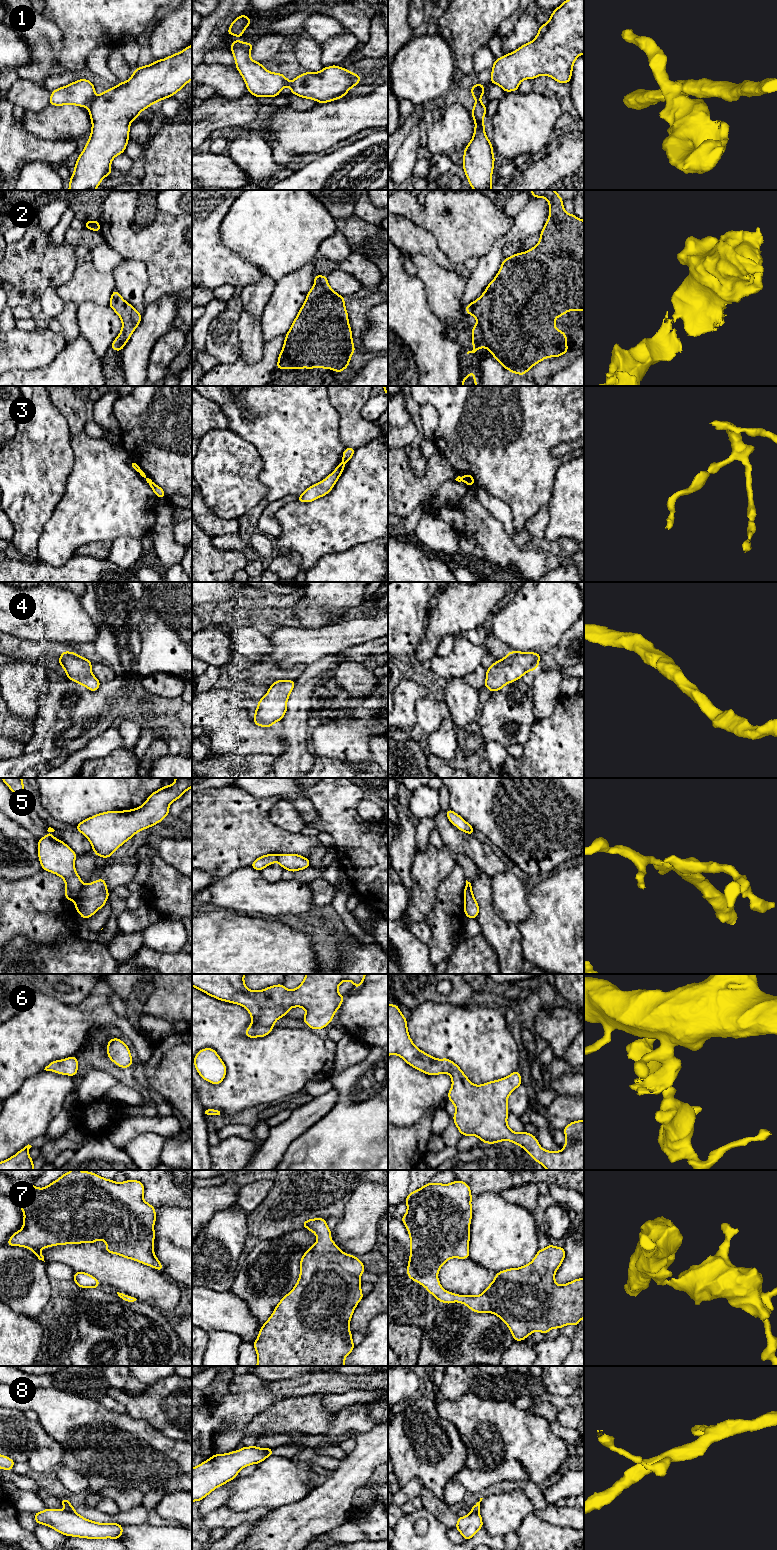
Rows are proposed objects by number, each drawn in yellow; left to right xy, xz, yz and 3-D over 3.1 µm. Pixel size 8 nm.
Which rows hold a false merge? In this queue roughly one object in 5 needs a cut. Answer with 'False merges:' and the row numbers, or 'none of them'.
False merges: 1, 3, 5, 8

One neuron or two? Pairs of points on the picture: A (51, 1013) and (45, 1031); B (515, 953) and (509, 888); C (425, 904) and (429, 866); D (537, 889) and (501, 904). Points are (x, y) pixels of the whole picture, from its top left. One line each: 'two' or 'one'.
A: one
B: two
C: one
D: two

